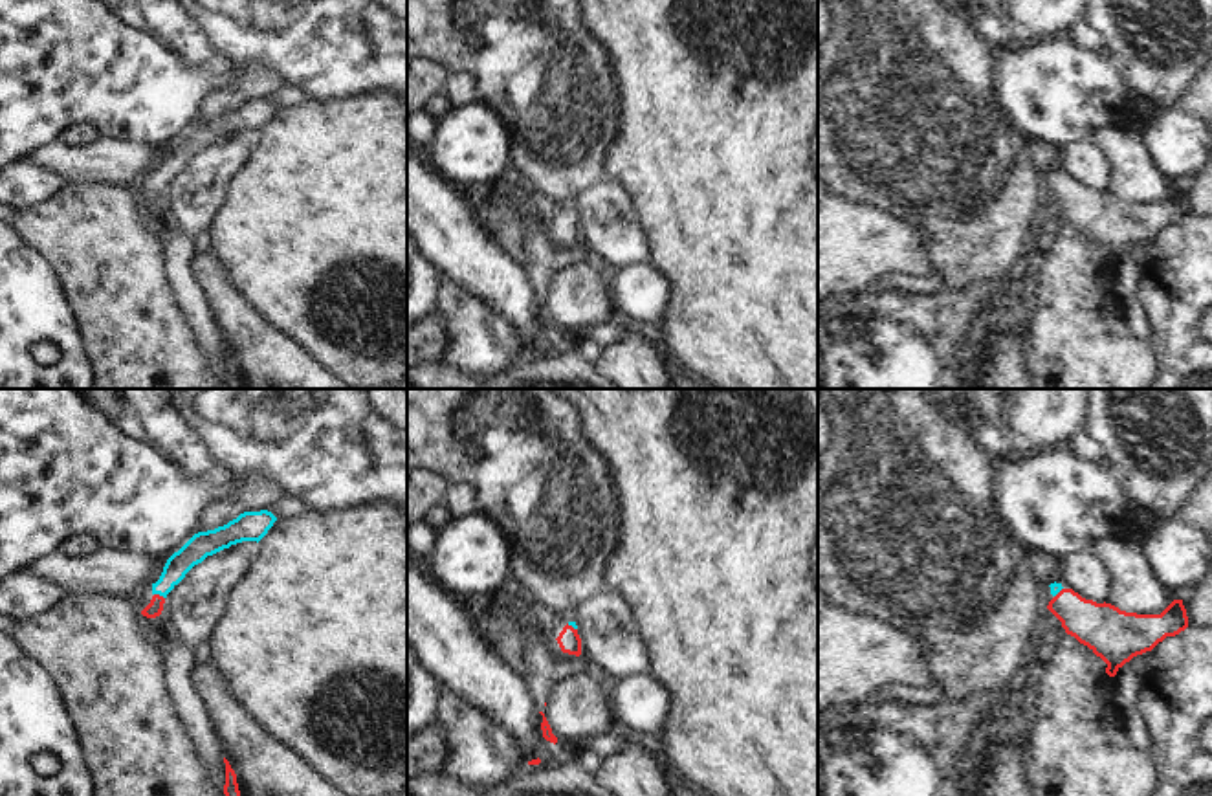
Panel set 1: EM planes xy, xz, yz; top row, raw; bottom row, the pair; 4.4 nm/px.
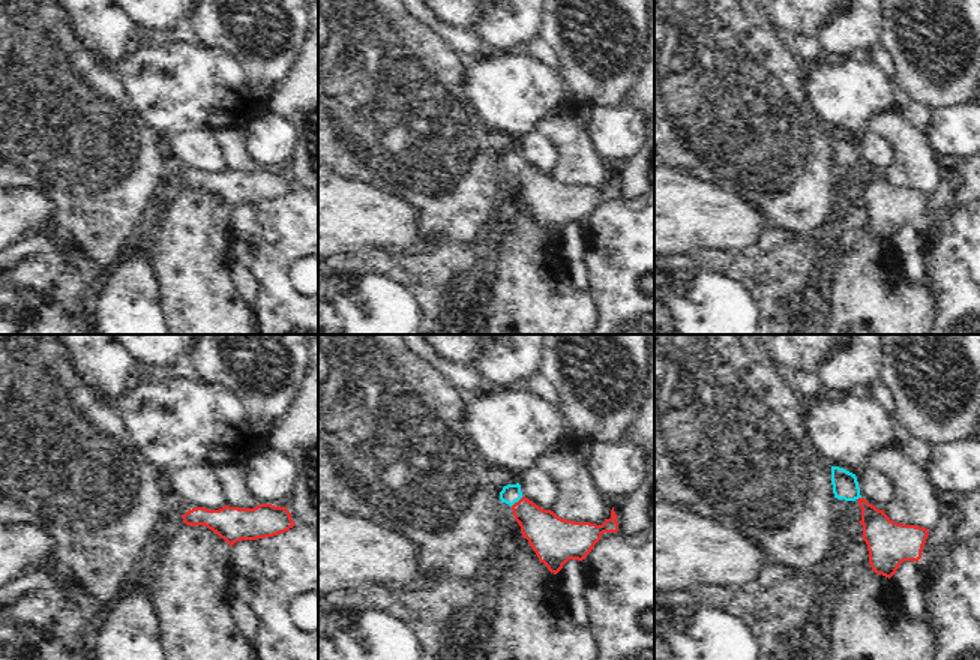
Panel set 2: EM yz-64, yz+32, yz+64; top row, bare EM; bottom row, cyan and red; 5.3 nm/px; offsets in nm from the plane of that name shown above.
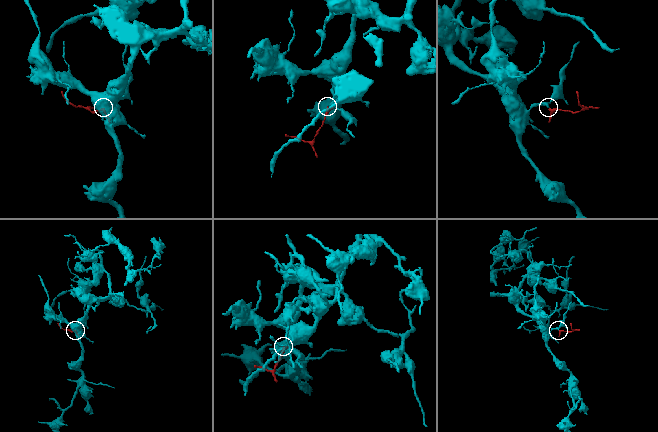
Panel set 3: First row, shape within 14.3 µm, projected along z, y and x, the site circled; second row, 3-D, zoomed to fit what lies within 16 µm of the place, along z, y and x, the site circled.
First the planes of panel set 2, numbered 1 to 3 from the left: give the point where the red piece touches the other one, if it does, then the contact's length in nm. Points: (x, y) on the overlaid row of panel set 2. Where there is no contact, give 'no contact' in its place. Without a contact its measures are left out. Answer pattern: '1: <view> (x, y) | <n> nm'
1: no contact
2: yz+32 (517, 501) | 90 nm
3: yz+64 (859, 497) | 30 nm

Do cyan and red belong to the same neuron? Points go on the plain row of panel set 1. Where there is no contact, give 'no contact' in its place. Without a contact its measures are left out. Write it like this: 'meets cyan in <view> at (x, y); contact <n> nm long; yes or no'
meets cyan in xy at (160, 184); contact 50 nm long; yes

